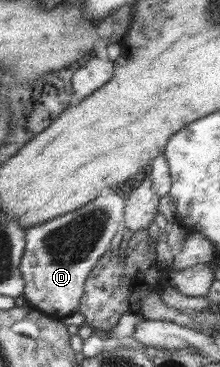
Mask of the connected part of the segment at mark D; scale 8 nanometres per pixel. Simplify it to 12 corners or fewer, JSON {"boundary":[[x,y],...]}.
{"boundary":[[124,191],[24,230],[25,303],[77,312],[124,227]]}

